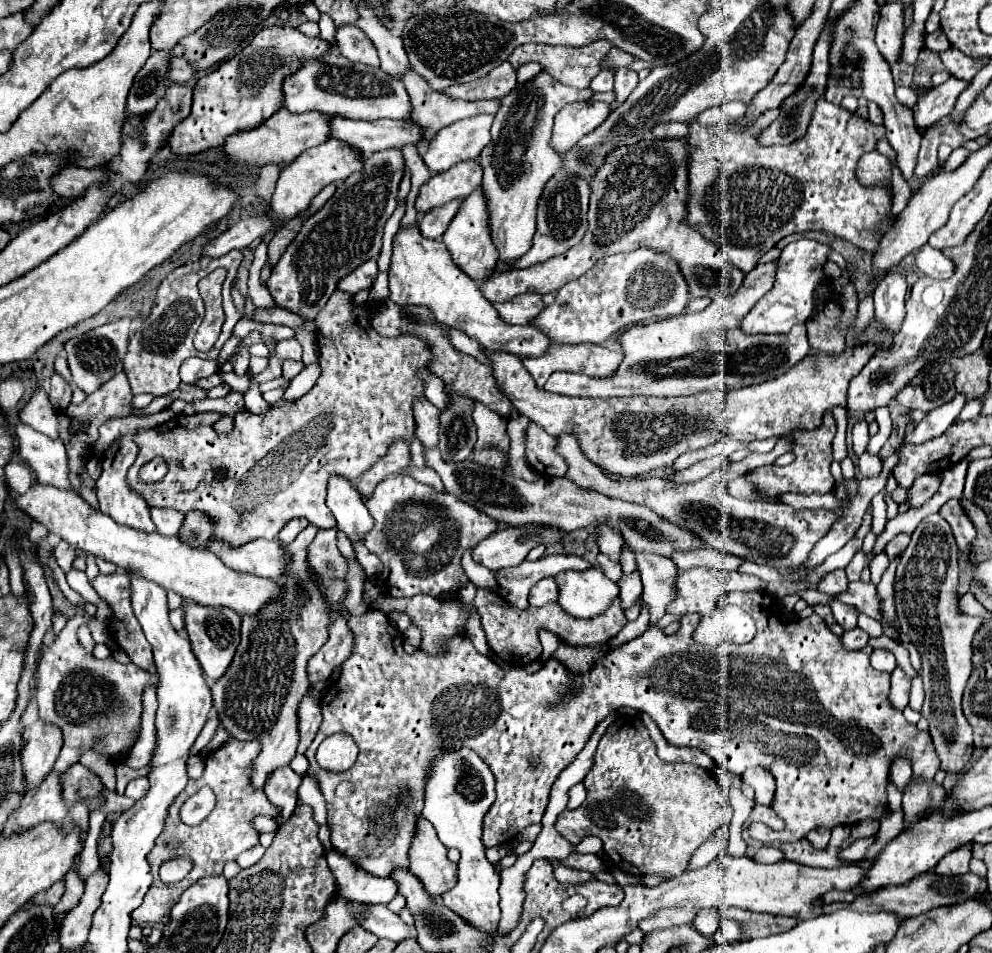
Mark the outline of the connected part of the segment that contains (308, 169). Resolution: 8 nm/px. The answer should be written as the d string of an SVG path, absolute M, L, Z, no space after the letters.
M331 137L325 143L321 143L319 147L313 147L313 149L307 149L305 153L301 153L293 163L289 163L281 171L281 175L277 179L275 193L271 197L271 209L281 219L293 219L297 213L301 213L311 203L311 199L325 185L331 185L331 183L337 183L337 181L345 181L349 175L353 175L353 173L357 173L361 169L363 169L361 153L355 147Z

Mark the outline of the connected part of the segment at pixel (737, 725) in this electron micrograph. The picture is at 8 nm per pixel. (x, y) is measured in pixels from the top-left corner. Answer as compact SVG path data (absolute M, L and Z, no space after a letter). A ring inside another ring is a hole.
M753 591L753 593L737 593L735 599L739 599L739 605L745 613L749 613L755 621L755 627L757 627L757 635L751 639L748 643L743 644L731 644L729 648L718 649L718 651L712 651L715 648L710 646L699 645L693 640L694 627L699 624L700 616L696 613L687 614L682 617L680 621L679 633L675 635L663 635L659 627L651 627L647 629L643 635L635 637L633 641L621 645L619 649L607 653L597 665L593 671L585 673L585 675L571 675L559 661L551 659L547 661L545 665L545 671L539 671L539 673L525 673L521 667L511 667L511 671L503 671L499 665L495 665L489 657L481 655L473 643L469 641L469 637L451 637L445 641L445 649L437 655L429 655L425 653L423 649L415 649L415 653L405 653L403 651L403 643L399 639L399 633L395 633L395 625L387 619L387 615L383 611L367 611L359 617L351 617L349 619L349 627L353 629L353 635L355 635L355 649L353 649L353 657L349 657L349 661L345 661L345 665L341 665L341 677L329 687L329 691L325 693L323 697L323 723L317 731L317 737L313 739L313 743L309 745L309 749L305 751L305 757L309 759L309 769L307 769L307 775L315 777L317 783L319 783L319 789L325 797L325 803L327 803L327 823L331 825L331 845L343 853L347 859L351 859L353 863L361 865L365 871L373 873L373 875L379 875L379 877L387 877L391 873L391 869L395 867L409 867L409 859L407 859L407 849L411 845L411 839L413 839L413 833L415 833L415 819L417 819L417 813L421 813L423 809L423 785L425 785L425 773L427 773L427 765L431 761L433 755L437 755L439 751L445 751L445 749L459 749L459 747L471 747L473 751L477 751L481 755L481 759L491 767L493 775L495 775L495 781L497 781L497 801L493 803L493 807L489 809L489 813L485 815L485 821L483 821L483 845L485 847L495 847L495 845L505 845L513 839L517 839L515 835L519 835L525 827L533 825L533 823L541 823L543 819L543 813L545 813L545 807L547 807L547 801L549 801L549 793L551 793L551 785L555 783L557 775L577 757L577 753L585 747L589 735L593 733L595 725L605 719L611 711L619 709L619 707L633 707L633 709L639 709L647 715L651 715L651 719L659 725L659 729L663 731L665 739L675 745L675 747L697 747L701 751L705 751L721 769L727 769L727 771L733 771L733 773L743 773L745 769L749 767L763 767L767 771L771 771L771 775L775 777L777 781L777 791L775 791L775 799L771 803L771 809L785 821L785 831L783 833L777 833L773 839L775 841L787 841L787 843L793 843L793 841L799 841L799 839L805 839L807 833L811 829L817 829L817 827L827 827L827 829L833 829L837 825L853 825L861 819L881 819L883 817L883 809L881 805L885 805L887 801L887 777L889 777L889 769L893 765L893 761L897 757L907 757L911 761L911 767L913 767L913 779L921 781L921 779L927 779L923 773L919 773L919 765L917 765L917 745L923 745L923 739L927 739L927 735L923 731L919 731L917 727L913 727L905 717L903 717L903 711L899 709L893 709L889 705L889 677L891 673L885 673L885 671L877 671L871 667L869 663L869 655L871 655L871 647L865 647L861 651L847 651L841 643L841 639L827 627L827 623L817 615L813 613L811 617L805 617L805 619L799 619L795 621L791 627L785 627L783 621L779 625L779 601L775 597L771 597L769 593L763 593L763 591ZM761 613L765 613L767 621L757 621L761 617ZM733 647L740 647L745 651L743 653L735 653ZM339 731L345 731L349 733L357 747L359 747L359 757L357 757L357 763L349 769L349 771L343 771L343 773L329 773L329 771L323 771L317 763L315 763L315 749L319 747L319 743L331 735L331 733L339 733ZM535 759L537 761L537 767L531 769L529 767L529 761Z

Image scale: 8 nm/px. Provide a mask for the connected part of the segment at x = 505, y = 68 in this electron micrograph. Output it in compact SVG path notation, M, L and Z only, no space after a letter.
M505 61L489 75L485 75L481 81L473 81L469 85L453 85L453 89L445 89L443 93L449 93L449 97L457 97L465 101L501 99L505 97L505 93L515 89L515 85L517 85L515 69L509 61Z

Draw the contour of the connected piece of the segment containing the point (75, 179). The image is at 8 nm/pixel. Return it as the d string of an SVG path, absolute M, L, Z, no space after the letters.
M67 167L57 177L51 177L51 189L53 193L65 197L65 199L77 199L85 193L85 189L91 183L105 181L103 169L81 169L81 167Z

